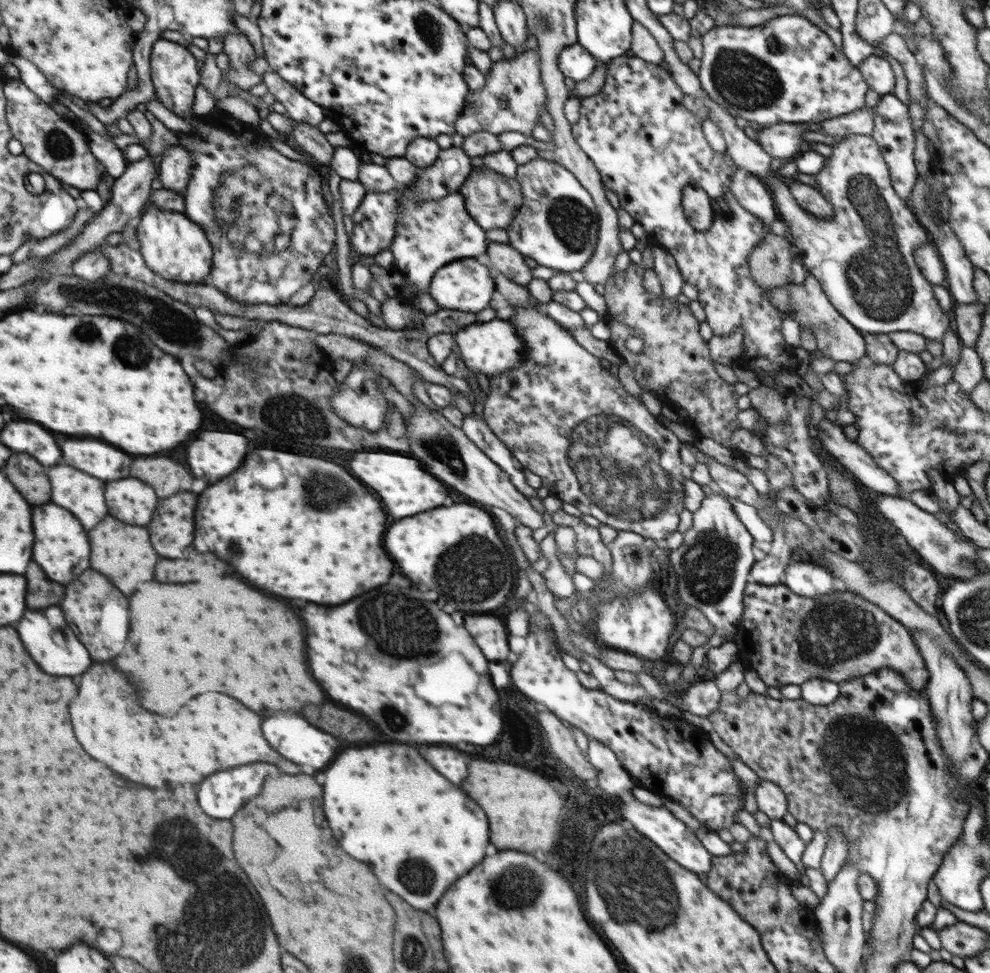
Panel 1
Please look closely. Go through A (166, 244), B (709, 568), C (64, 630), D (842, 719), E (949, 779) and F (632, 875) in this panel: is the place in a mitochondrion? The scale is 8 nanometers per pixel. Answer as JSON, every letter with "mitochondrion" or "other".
{"A":"other","B":"mitochondrion","C":"other","D":"mitochondrion","E":"other","F":"mitochondrion"}

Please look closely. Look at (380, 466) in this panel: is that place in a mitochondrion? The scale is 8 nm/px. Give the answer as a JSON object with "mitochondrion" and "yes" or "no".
{"mitochondrion":"no"}

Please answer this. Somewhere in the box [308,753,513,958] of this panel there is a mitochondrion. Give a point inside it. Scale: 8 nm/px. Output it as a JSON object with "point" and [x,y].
{"point":[414,874]}

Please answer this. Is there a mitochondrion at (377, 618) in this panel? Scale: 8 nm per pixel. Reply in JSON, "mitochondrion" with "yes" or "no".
{"mitochondrion":"yes"}

